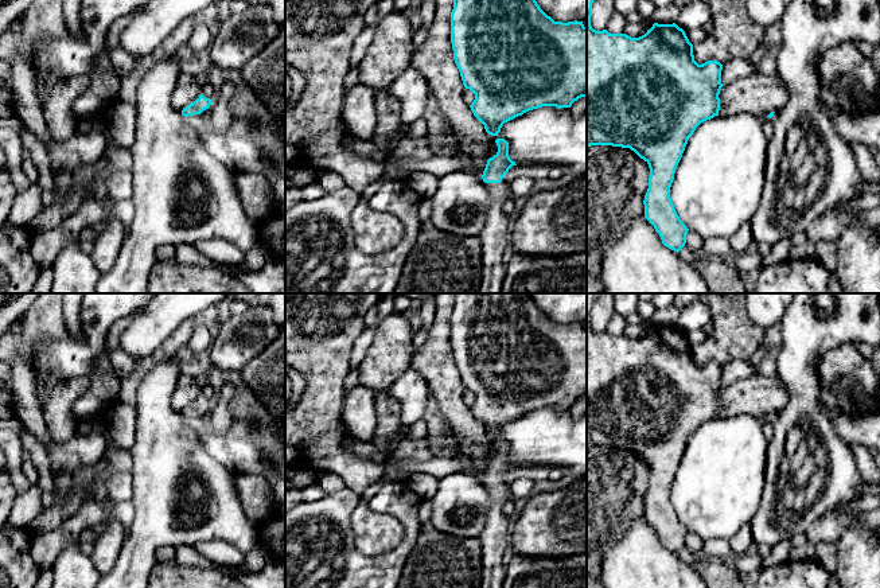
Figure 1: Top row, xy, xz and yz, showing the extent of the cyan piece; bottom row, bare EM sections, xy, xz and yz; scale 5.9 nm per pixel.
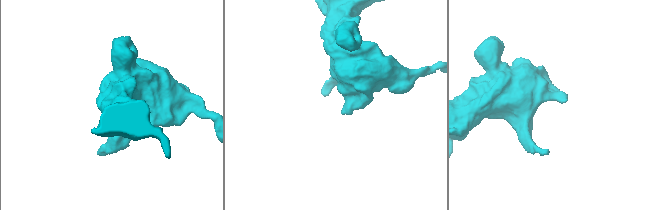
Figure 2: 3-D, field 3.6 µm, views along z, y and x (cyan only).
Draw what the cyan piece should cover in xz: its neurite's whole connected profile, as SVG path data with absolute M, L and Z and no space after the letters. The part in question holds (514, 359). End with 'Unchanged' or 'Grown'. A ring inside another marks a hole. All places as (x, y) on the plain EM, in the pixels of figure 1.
M453 293L453 311L451 314L451 344L453 361L460 373L466 390L475 396L470 406L474 417L484 427L491 437L498 437L505 424L523 414L542 408L571 409L575 402L587 398L587 328L583 323L554 323L537 305L530 293Z. Unchanged

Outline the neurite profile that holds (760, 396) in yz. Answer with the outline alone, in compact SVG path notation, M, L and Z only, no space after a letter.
M755 374L723 388L719 400L719 417L752 414L762 420L784 408L790 394L776 375Z

